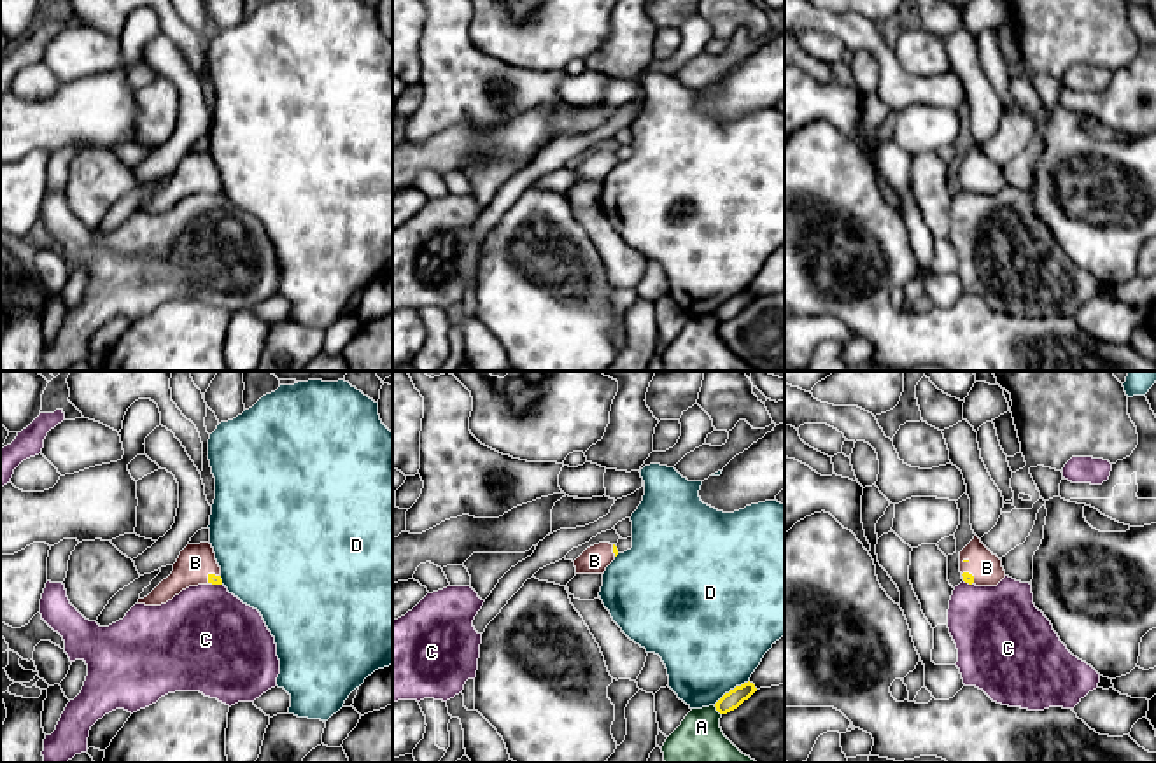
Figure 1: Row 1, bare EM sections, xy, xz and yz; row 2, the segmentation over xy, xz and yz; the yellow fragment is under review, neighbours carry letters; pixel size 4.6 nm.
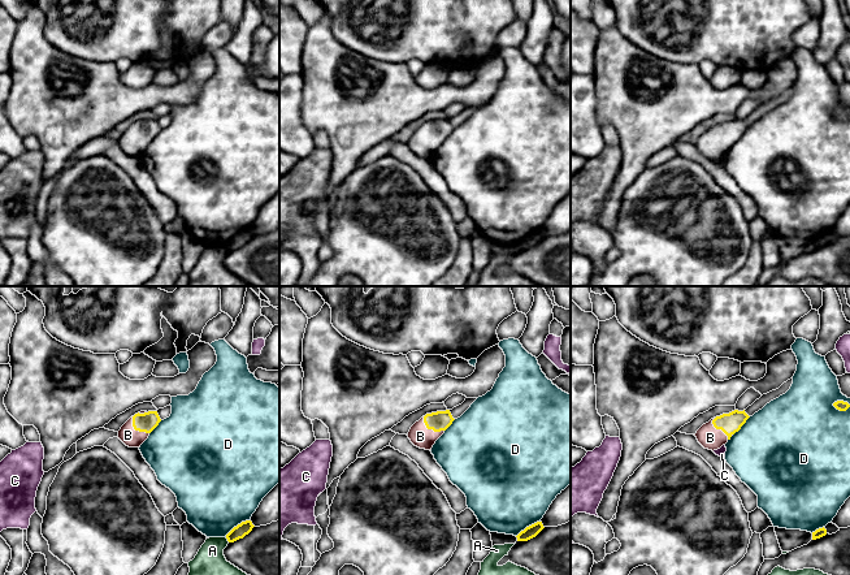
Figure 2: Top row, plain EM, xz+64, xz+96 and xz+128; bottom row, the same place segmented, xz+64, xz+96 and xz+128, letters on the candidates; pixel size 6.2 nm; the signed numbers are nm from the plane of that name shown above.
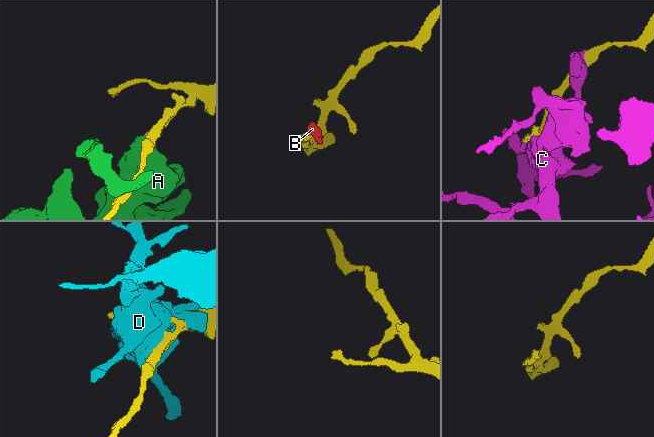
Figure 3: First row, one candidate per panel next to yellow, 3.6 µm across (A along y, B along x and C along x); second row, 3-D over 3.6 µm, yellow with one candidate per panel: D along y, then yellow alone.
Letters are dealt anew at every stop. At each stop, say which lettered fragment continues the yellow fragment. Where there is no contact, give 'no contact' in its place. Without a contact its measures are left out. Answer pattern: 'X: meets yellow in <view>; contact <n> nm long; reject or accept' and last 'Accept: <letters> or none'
A: meets yellow in xz; contact 60 nm long; reject
B: meets yellow in xy; contact 70 nm long; accept
C: meets yellow in xy; contact 50 nm long; reject
D: meets yellow in xz; contact 200 nm long; reject
Accept: B

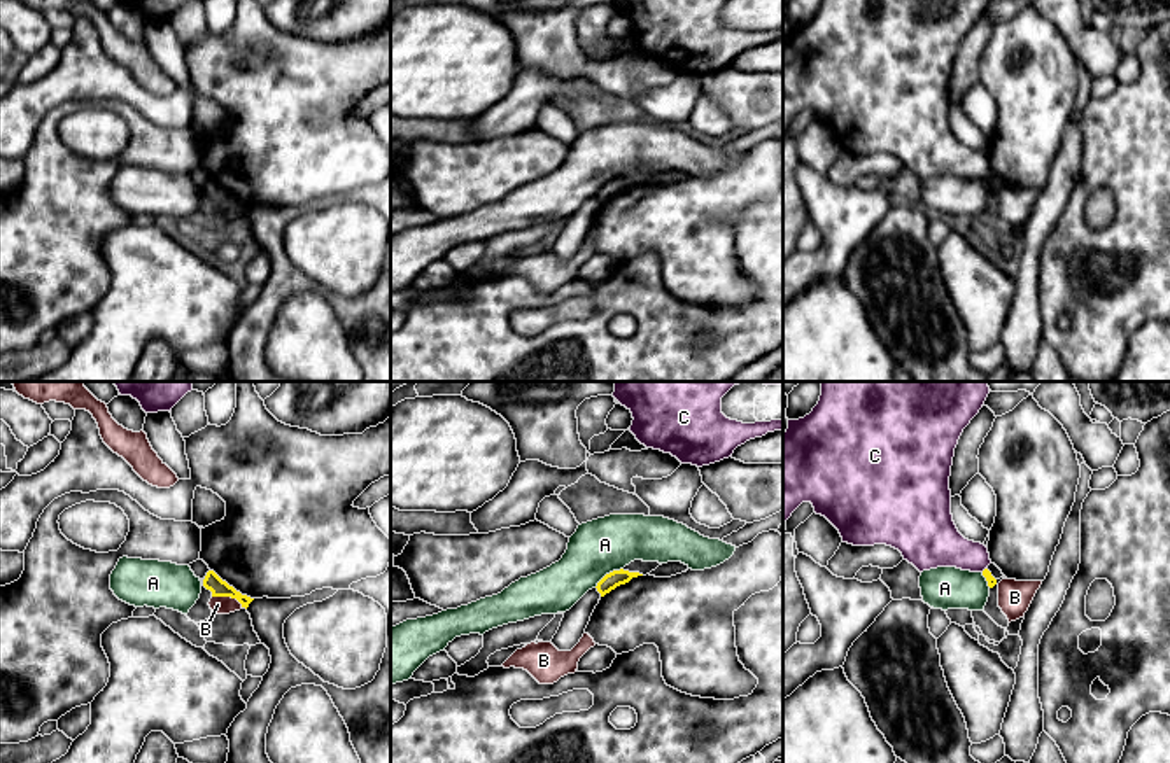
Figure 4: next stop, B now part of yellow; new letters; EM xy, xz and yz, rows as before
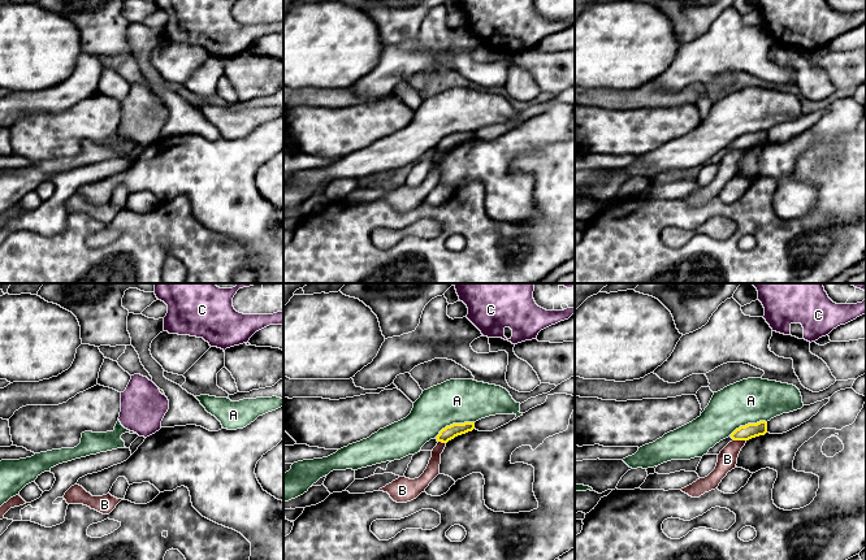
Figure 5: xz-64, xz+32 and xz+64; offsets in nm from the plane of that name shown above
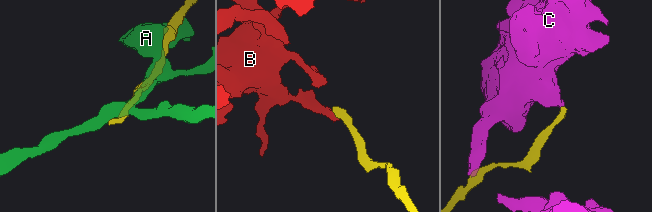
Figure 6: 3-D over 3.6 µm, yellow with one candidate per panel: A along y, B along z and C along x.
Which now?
A: meets yellow in xz; contact 160 nm long; reject
B: meets yellow in xy; contact 160 nm long; reject
C: meets yellow in yz; contact 40 nm long; reject
Accept: none

